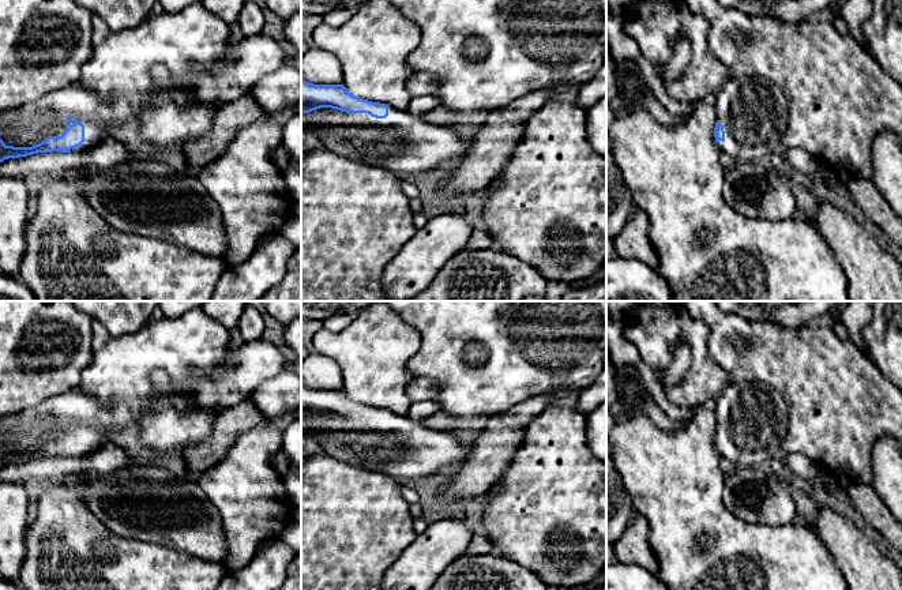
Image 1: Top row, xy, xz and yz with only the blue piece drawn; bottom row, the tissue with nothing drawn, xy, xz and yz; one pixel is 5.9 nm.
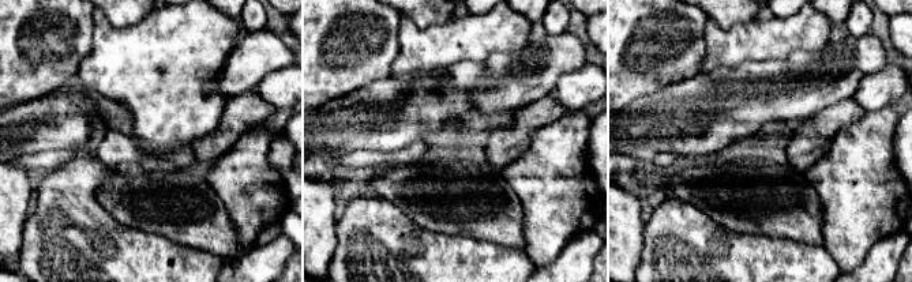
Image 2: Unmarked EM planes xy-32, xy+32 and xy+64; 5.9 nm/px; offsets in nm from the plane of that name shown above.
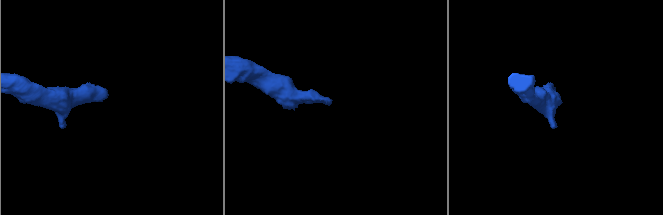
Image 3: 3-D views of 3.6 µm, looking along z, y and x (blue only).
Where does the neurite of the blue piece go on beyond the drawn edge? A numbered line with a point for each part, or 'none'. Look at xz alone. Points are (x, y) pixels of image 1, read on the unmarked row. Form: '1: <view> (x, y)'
1: xz (401, 448)

